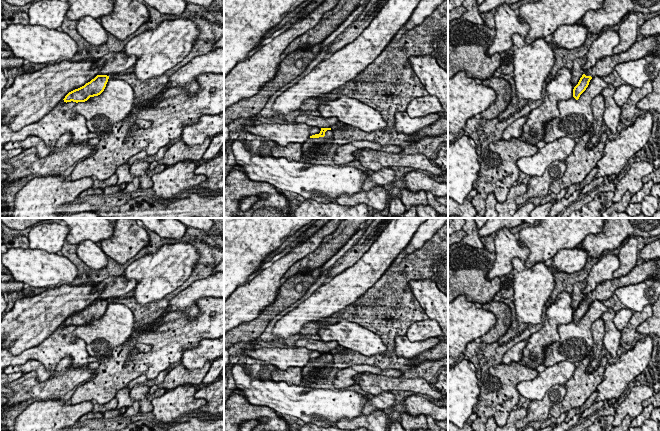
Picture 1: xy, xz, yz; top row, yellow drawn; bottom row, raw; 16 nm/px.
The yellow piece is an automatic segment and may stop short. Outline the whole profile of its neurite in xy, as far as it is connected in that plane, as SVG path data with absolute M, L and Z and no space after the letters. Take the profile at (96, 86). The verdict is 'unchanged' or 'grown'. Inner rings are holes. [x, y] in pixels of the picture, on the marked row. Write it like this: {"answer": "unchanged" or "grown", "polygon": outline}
{"answer": "unchanged", "polygon": "M97 75L84 86L69 92L63 100L66 103L71 101L78 103L85 102L90 97L98 96L104 91L108 79L109 76L107 75Z"}

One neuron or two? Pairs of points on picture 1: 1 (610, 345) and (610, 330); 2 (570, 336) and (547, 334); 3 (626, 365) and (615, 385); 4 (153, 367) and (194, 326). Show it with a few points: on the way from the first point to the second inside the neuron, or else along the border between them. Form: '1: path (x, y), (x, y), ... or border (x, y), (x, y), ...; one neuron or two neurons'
1: path (610, 341), (610, 334); one neuron
2: border (572, 320), (558, 326), (559, 338), (545, 354); two neurons
3: path (624, 370), (616, 380); one neuron
4: path (163, 357), (184, 336); one neuron

